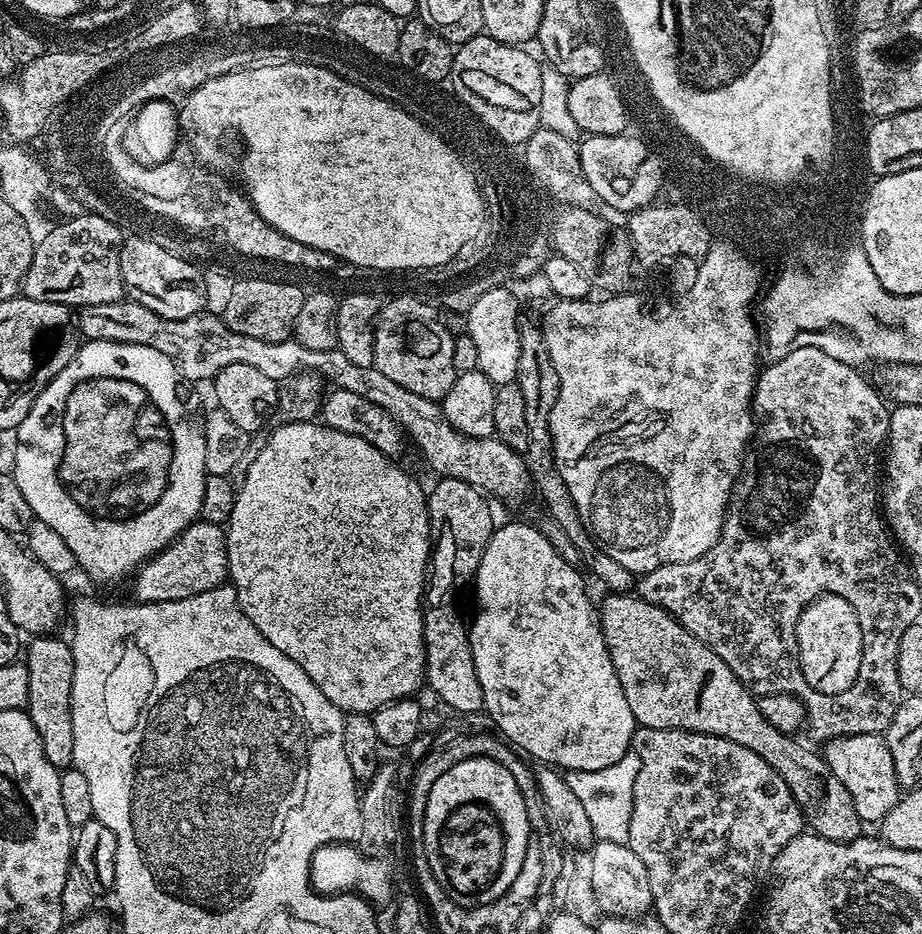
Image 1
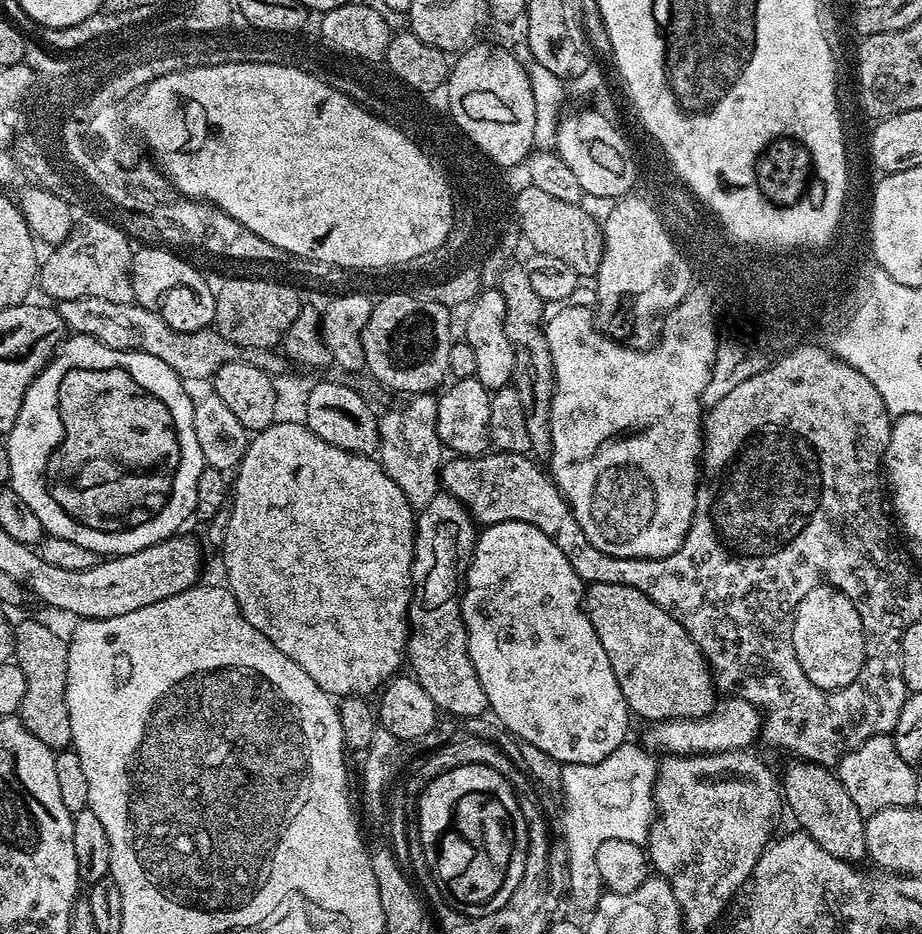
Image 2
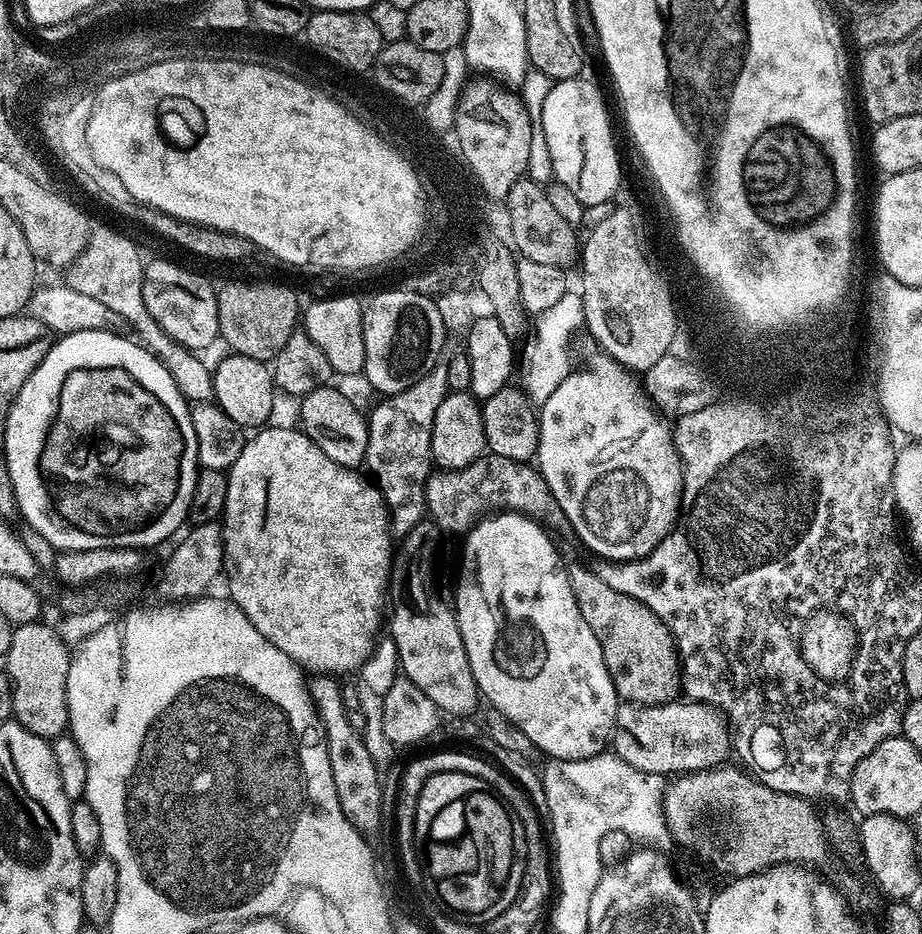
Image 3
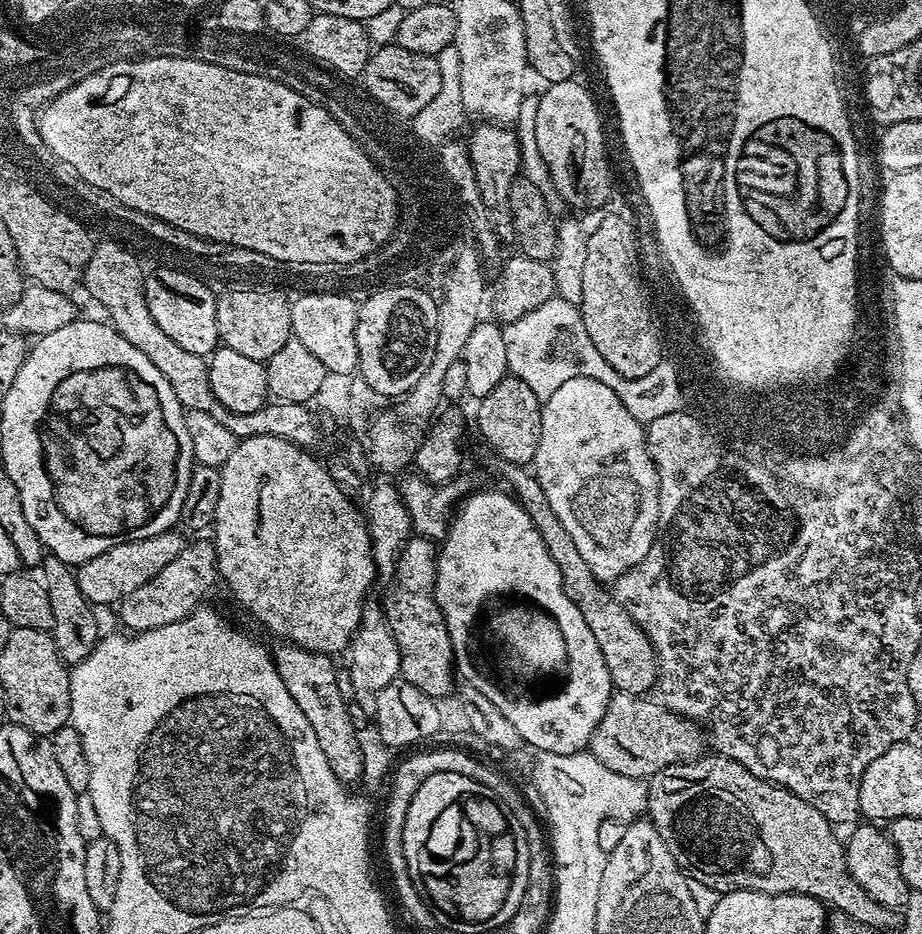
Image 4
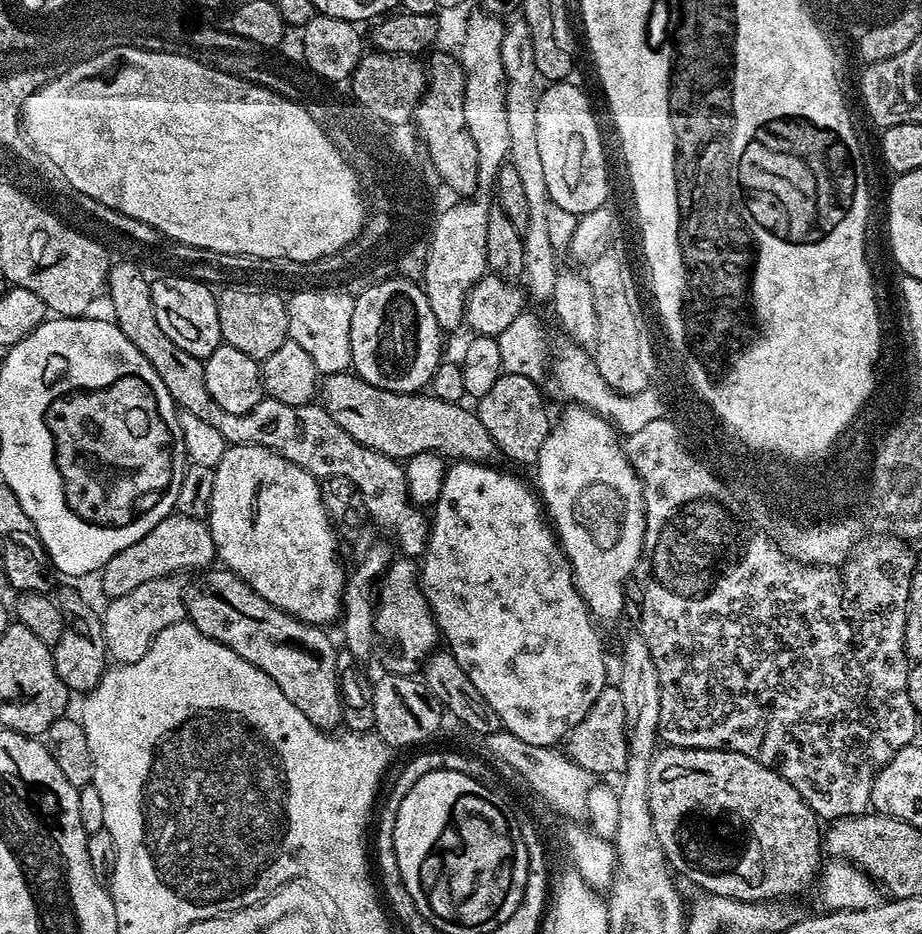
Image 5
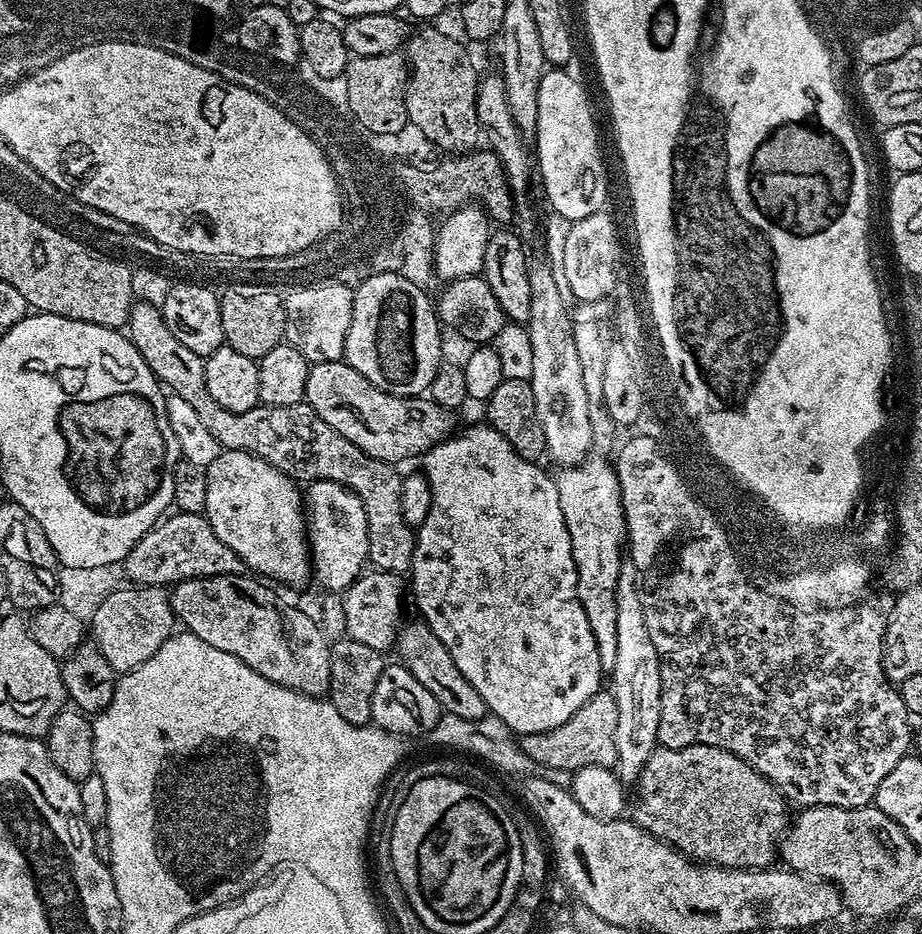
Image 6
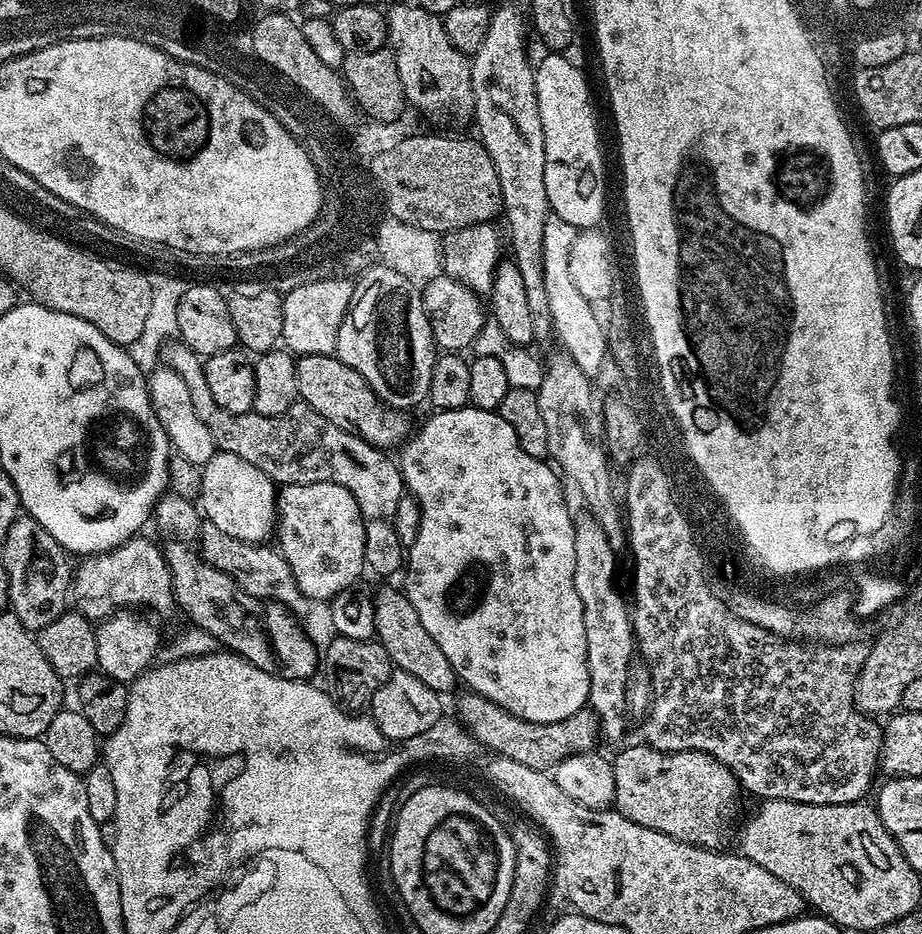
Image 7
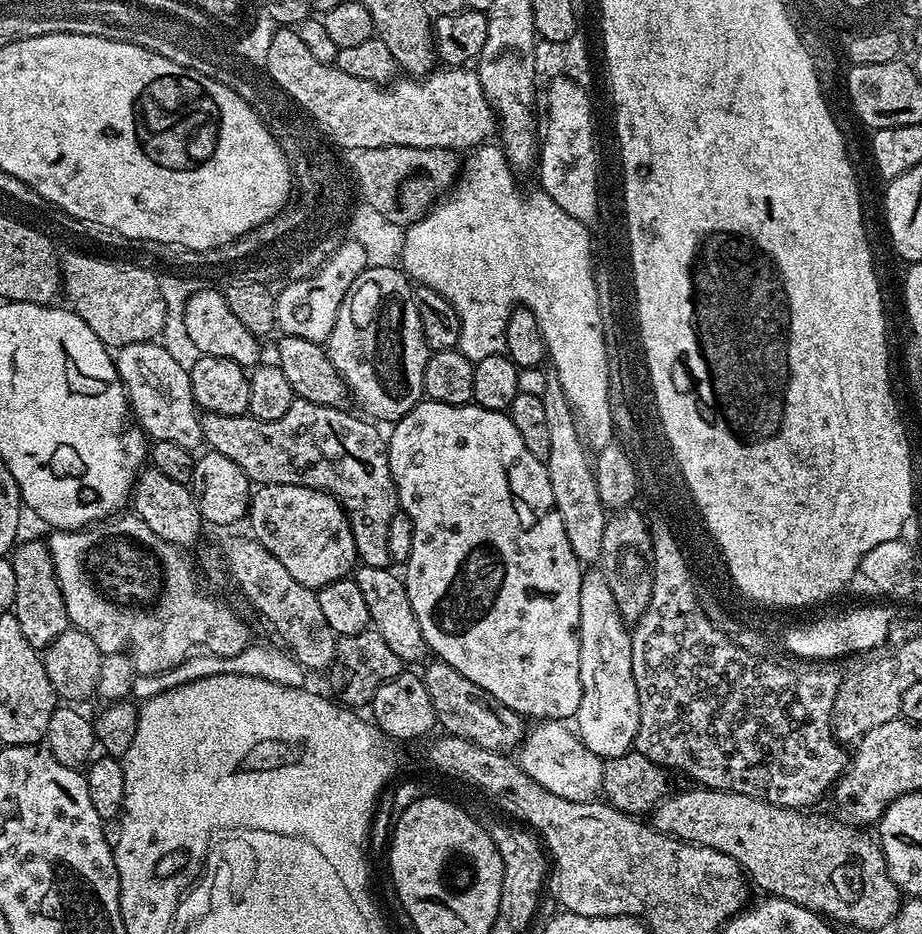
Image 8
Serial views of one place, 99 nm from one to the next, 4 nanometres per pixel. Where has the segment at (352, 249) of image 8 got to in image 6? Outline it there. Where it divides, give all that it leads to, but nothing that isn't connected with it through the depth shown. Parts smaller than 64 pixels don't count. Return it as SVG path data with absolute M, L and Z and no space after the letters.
M342 282L296 286L284 296L284 335L287 343L301 352L309 365L344 360L346 330L352 321L353 289Z

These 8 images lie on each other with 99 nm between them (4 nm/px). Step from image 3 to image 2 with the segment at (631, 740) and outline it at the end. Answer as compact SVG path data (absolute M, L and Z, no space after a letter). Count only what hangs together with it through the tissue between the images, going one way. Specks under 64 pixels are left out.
M728 698L725 700L728 701L726 701L725 704L723 701L723 703L721 703L719 707L713 711L711 716L697 716L694 720L662 720L659 722L649 723L647 727L645 727L648 729L644 732L644 740L642 739L643 747L656 754L703 754L705 752L739 752L741 750L751 749L753 747L752 743L754 743L755 740L759 741L762 736L762 713L760 709L755 708L750 702L746 702L745 700L741 700L739 698Z

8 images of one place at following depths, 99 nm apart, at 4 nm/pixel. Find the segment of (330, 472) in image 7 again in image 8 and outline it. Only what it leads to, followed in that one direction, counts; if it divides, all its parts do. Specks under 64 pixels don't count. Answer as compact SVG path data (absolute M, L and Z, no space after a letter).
M296 398L293 399L290 410L286 410L286 414L282 414L282 418L277 420L254 420L244 416L223 416L204 412L200 425L204 444L211 451L226 454L230 462L237 464L248 475L253 485L289 484L329 492L334 499L339 500L348 516L359 563L388 568L393 561L390 558L390 546L386 546L386 530L390 530L390 518L394 518L398 510L396 483L390 474L385 433L380 433L371 419L360 416L351 416L344 408L331 408Z

